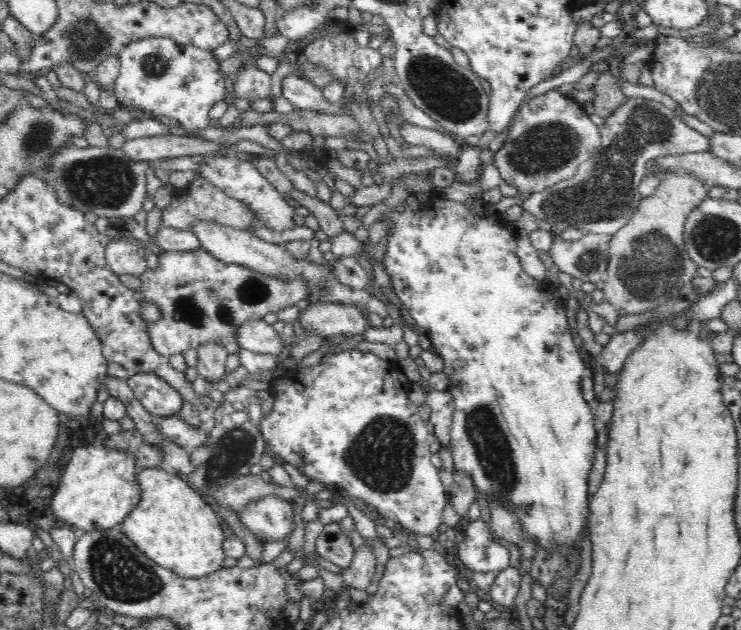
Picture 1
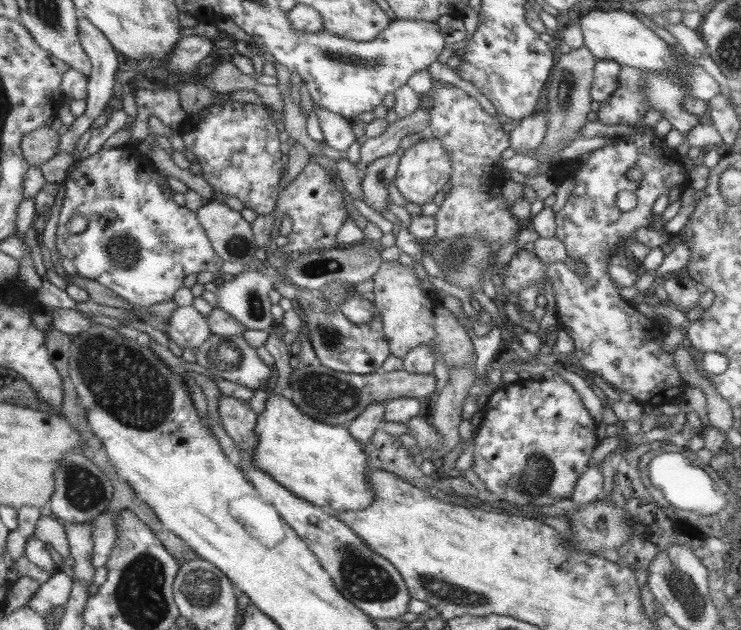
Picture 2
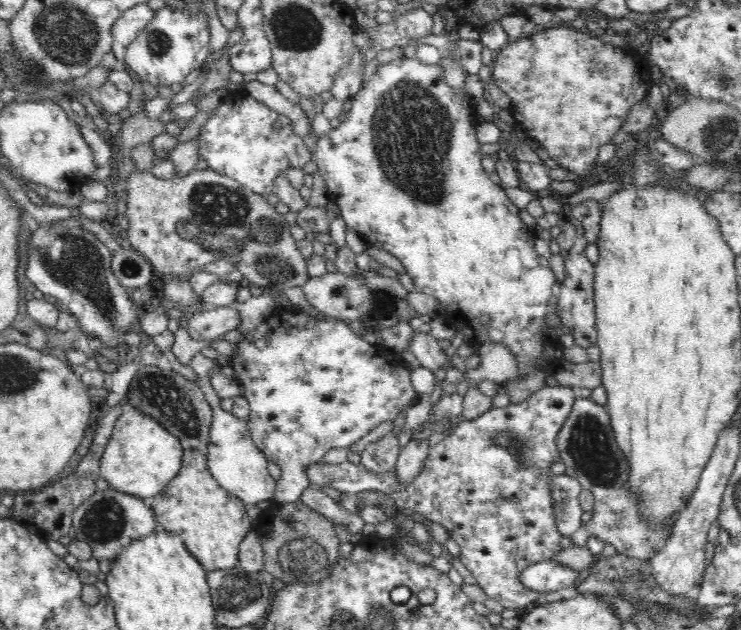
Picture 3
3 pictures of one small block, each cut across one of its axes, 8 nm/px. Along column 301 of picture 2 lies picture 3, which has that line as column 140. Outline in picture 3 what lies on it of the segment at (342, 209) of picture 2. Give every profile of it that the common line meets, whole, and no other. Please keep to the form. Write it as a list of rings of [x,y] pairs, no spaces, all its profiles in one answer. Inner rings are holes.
[[[210,167],[204,170],[190,170],[186,176],[172,176],[168,180],[156,178],[148,172],[132,171],[126,179],[127,209],[125,216],[130,221],[128,240],[132,249],[150,262],[159,278],[189,277],[191,271],[210,262],[225,259],[235,265],[244,275],[245,285],[277,287],[283,291],[301,288],[309,280],[307,260],[296,247],[296,240],[290,233],[284,214],[276,211],[260,194],[254,194],[233,178],[218,174]]]

